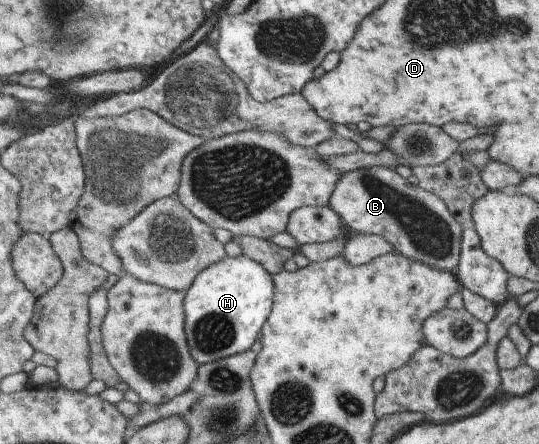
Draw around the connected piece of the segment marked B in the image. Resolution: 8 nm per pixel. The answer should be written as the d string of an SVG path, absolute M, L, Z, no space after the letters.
M377 166L342 173L329 206L341 215L346 226L362 234L386 237L387 241L394 245L396 252L405 254L408 258L449 273L457 267L461 252L461 234L464 228L453 219L440 196L418 188L416 185L413 186L392 167Z

